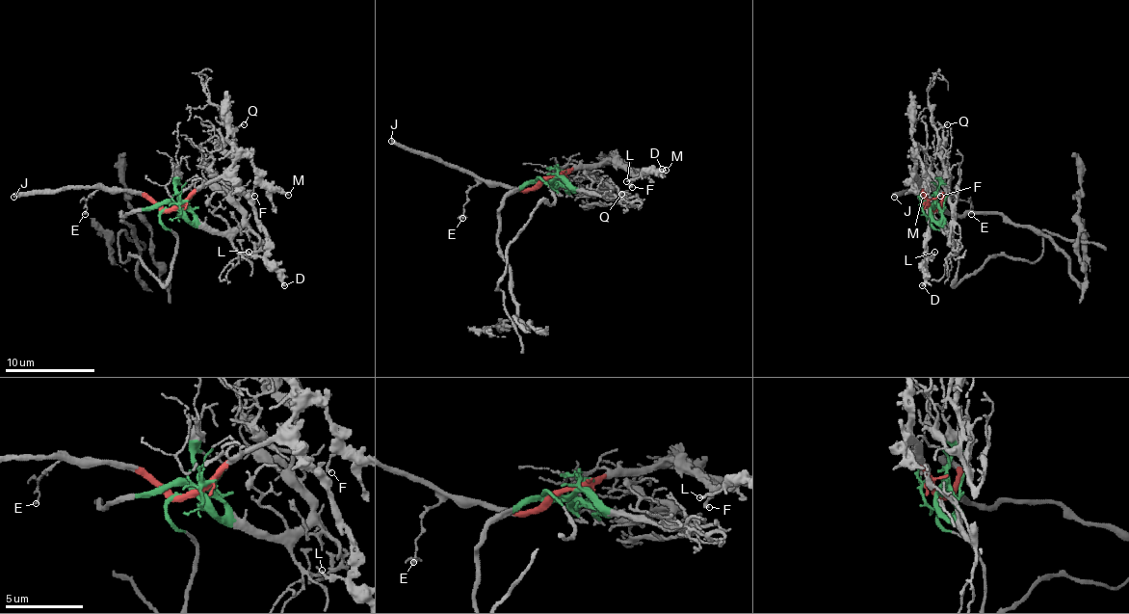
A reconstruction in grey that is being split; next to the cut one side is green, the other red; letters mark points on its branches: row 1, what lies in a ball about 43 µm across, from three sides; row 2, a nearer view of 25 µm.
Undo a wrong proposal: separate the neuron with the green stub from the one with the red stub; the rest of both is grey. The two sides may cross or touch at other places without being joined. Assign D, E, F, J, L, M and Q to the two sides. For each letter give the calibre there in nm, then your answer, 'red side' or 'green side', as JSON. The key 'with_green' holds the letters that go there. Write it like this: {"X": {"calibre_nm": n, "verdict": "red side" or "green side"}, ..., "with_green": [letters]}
{"D": {"calibre_nm": 160, "verdict": "red side"}, "E": {"calibre_nm": 120, "verdict": "red side"}, "F": {"calibre_nm": 160, "verdict": "red side"}, "J": {"calibre_nm": 360, "verdict": "red side"}, "L": {"calibre_nm": 160, "verdict": "red side"}, "M": {"calibre_nm": 130, "verdict": "red side"}, "Q": {"calibre_nm": 70, "verdict": "green side"}, "with_green": ["Q"]}

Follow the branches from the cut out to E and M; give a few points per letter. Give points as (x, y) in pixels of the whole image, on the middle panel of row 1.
E: (547, 180), (538, 180), (520, 190), (478, 183), (466, 194), (461, 219)
M: (547, 180), (552, 176), (601, 163), (626, 165), (640, 173), (667, 170)

